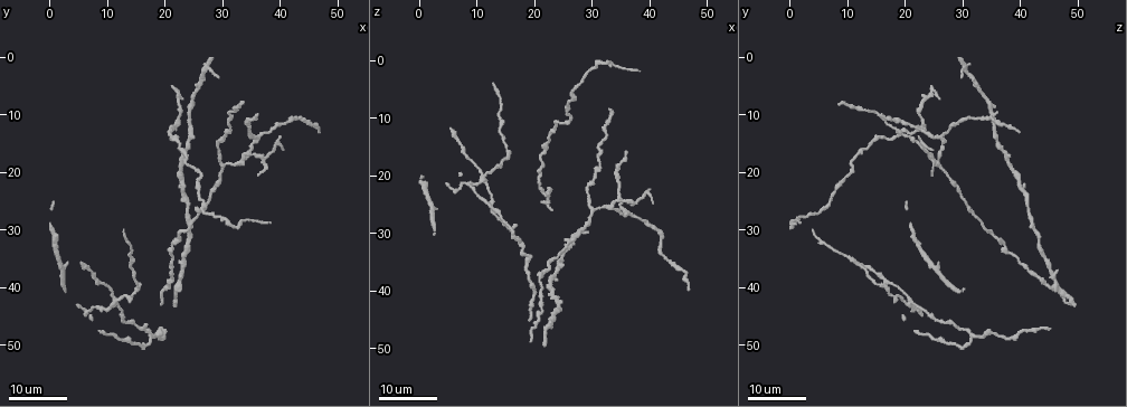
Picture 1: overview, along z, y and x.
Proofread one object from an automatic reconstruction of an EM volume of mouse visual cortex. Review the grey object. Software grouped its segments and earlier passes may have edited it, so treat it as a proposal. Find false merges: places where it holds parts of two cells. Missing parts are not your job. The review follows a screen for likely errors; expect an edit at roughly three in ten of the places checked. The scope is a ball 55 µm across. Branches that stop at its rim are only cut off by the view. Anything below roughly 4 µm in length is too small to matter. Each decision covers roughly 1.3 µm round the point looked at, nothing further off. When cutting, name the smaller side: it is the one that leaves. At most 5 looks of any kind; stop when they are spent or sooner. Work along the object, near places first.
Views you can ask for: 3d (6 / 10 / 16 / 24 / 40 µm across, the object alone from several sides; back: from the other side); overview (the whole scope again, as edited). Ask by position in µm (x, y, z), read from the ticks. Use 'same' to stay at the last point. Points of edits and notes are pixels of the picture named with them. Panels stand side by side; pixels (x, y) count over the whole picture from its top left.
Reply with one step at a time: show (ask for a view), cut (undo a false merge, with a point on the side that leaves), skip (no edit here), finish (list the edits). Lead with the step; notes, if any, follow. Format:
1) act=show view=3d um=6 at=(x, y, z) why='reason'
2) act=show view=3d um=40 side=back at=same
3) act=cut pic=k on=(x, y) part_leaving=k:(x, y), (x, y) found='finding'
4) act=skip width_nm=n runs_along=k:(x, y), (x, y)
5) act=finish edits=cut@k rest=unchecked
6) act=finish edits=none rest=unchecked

act=show view=3d um=16 at=(21.5, 35.5, 40.0)

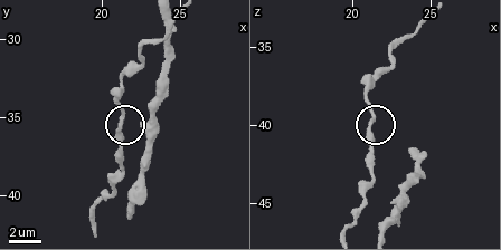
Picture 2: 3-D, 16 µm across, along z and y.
act=show view=3d um=6 at=(21.2, 35.2, 39.8) why='zoom in'

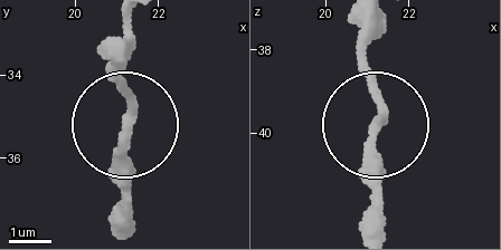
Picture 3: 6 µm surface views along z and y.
act=skip runs_along=3:(126, 231), (116, 42) found='one cell here'

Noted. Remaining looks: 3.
act=show view=3d um=16 at=(11.0, 43.0, 21.0)

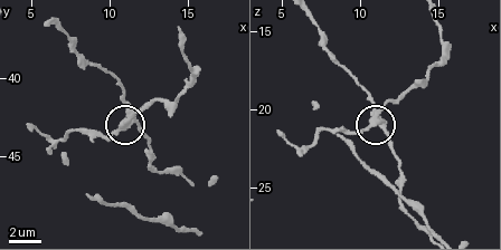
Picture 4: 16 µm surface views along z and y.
act=show view=3d um=10 at=(10.8, 43.2, 21.0)

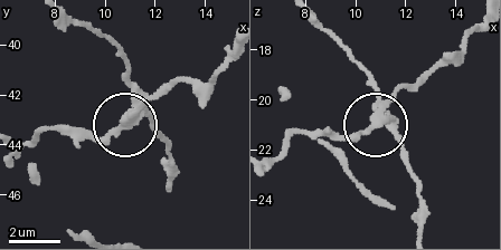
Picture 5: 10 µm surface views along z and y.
act=cut pic=5 on=(160, 93) arms=3 part_leaving=5:(136, 113), (181, 80), (207, 78), (226, 59) found='a second cell is stuck on'

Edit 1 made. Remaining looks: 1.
act=finish edits=cut@5 rest=unchecked

